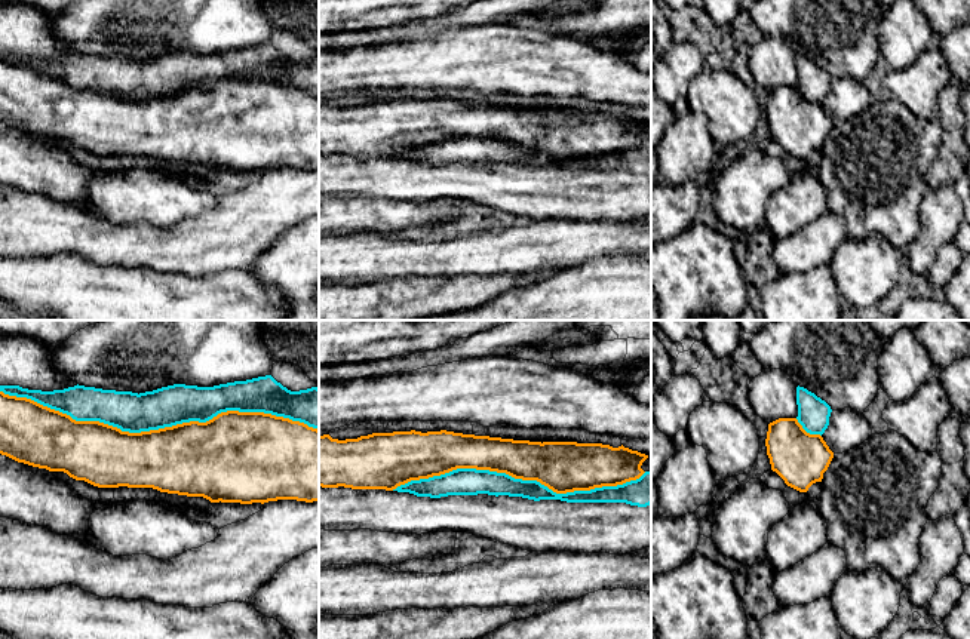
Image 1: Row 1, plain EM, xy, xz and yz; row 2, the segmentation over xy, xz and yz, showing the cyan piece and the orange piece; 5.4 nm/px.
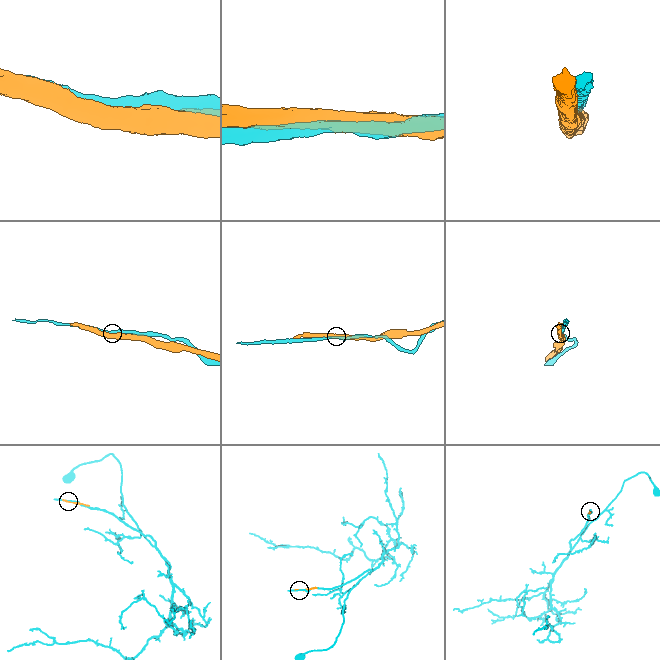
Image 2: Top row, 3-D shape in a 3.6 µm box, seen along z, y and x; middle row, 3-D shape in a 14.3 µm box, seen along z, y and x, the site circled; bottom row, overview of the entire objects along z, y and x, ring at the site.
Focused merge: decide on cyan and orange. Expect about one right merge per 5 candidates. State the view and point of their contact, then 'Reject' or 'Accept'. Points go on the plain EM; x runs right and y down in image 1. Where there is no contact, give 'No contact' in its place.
Touches cyan at xy (159, 95). Reject

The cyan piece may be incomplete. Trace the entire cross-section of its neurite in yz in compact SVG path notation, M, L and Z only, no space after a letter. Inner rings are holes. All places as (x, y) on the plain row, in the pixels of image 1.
M796 55L798 90L810 102L823 102L829 93L831 74L804 55Z

